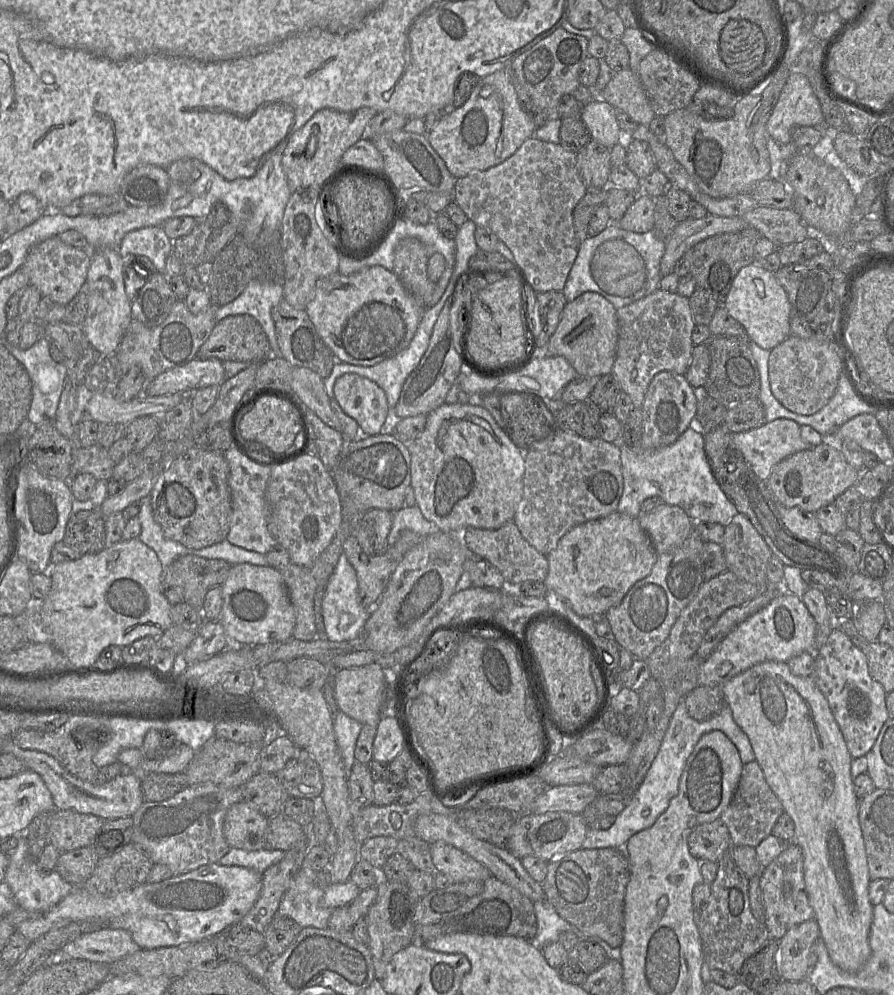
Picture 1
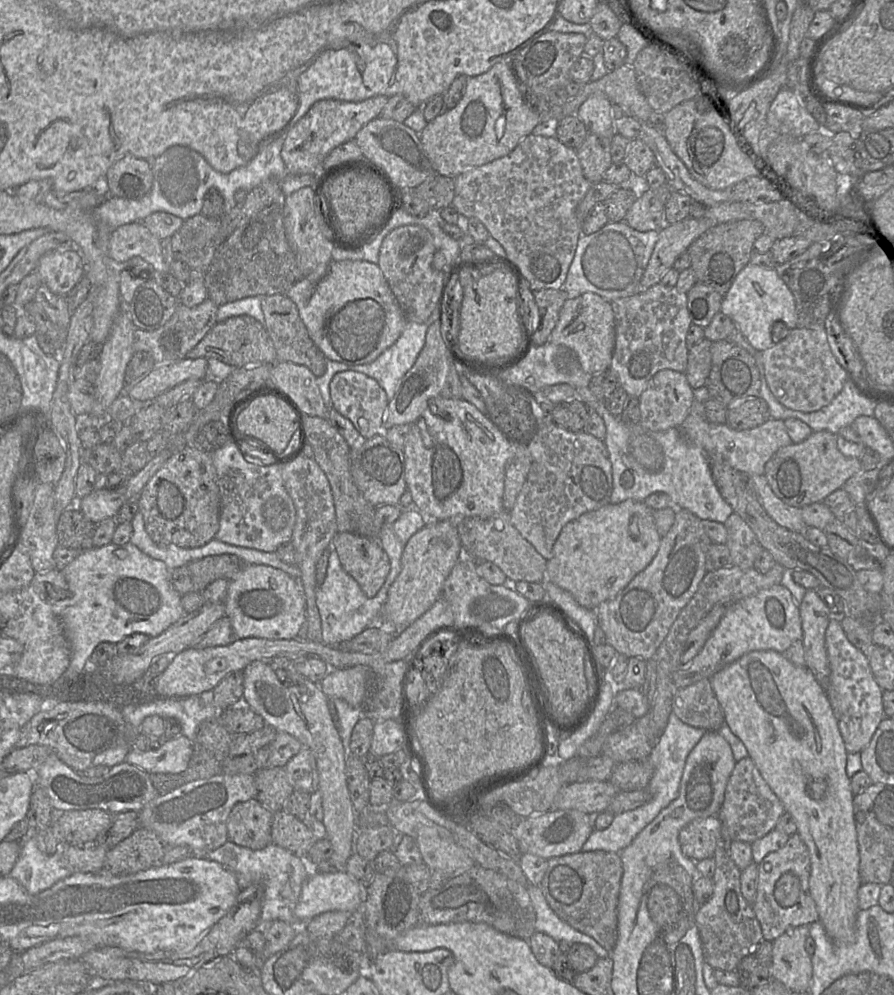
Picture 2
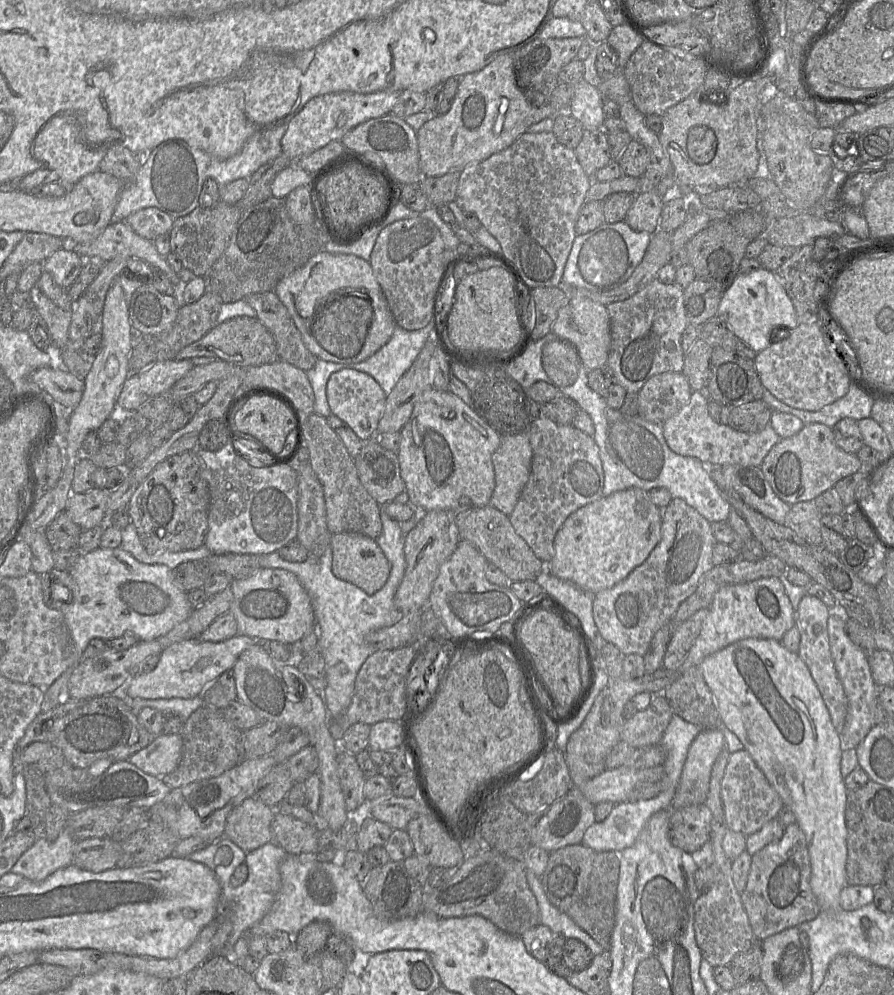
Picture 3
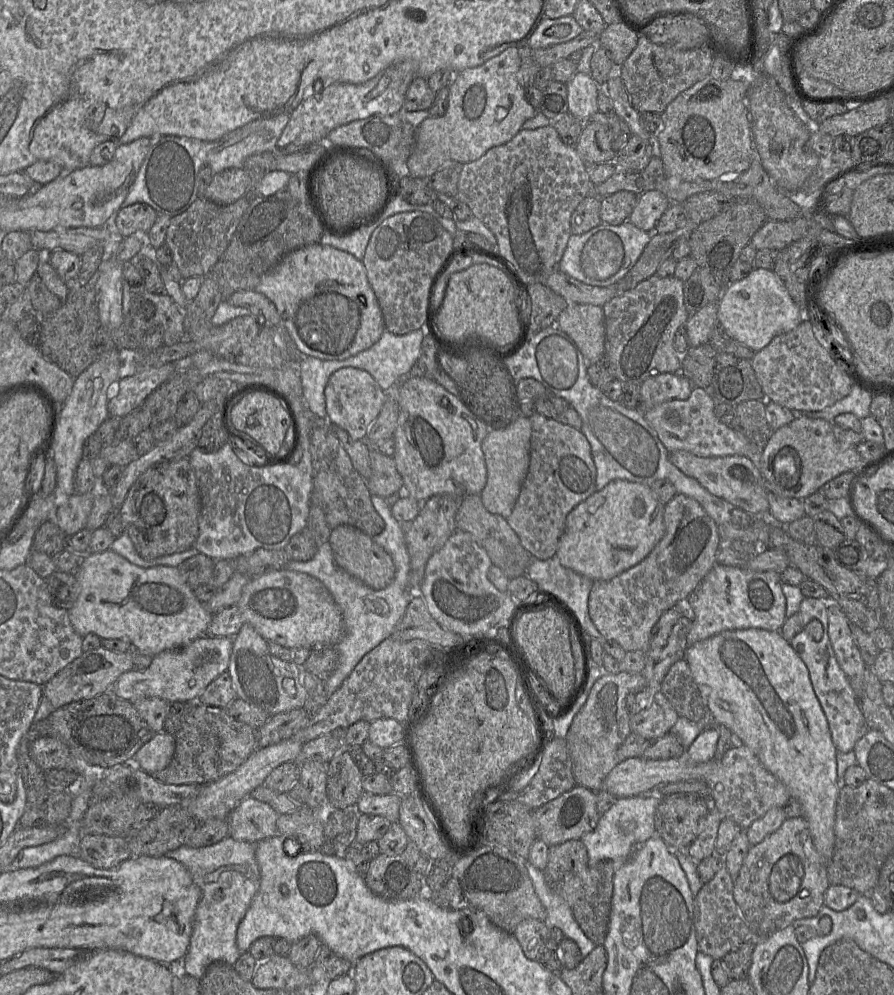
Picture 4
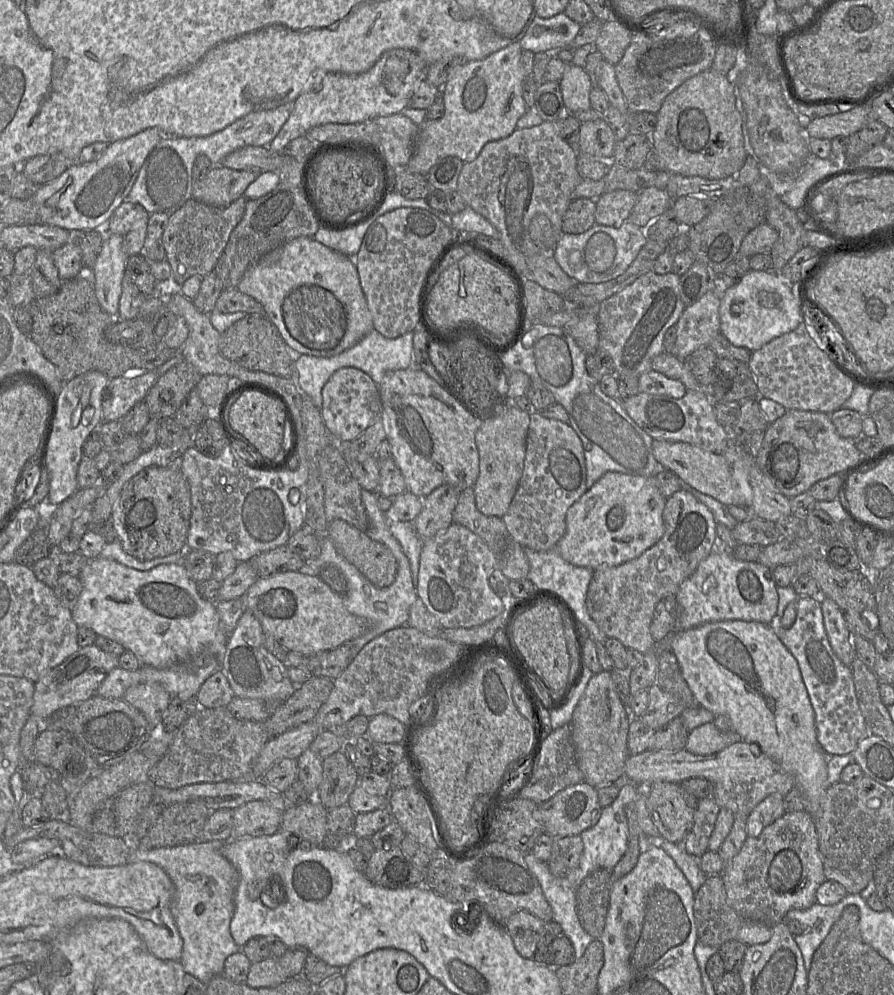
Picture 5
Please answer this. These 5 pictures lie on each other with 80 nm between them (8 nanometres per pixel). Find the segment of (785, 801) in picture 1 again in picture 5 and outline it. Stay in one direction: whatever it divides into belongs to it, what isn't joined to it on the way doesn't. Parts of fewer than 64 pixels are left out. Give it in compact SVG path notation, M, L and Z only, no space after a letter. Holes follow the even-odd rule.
M741 620L706 623L688 630L675 630L662 642L677 659L681 674L699 706L715 716L727 716L739 739L757 744L761 752L790 774L800 789L805 809L814 821L822 798L830 786L827 780L828 755L817 741L815 715L796 659L769 624Z

